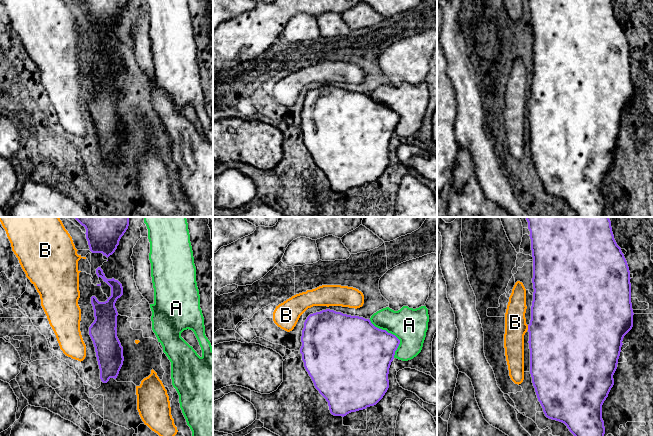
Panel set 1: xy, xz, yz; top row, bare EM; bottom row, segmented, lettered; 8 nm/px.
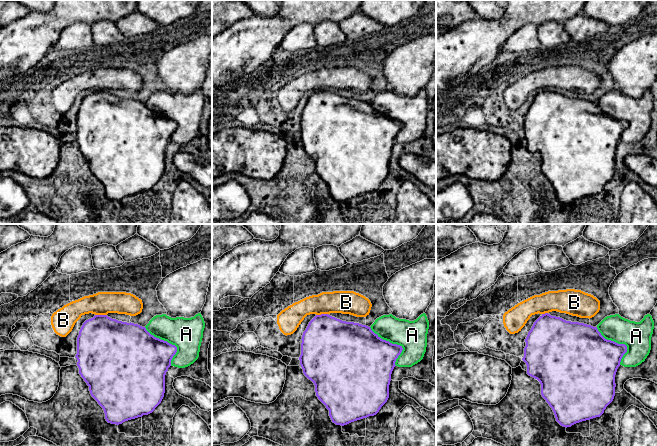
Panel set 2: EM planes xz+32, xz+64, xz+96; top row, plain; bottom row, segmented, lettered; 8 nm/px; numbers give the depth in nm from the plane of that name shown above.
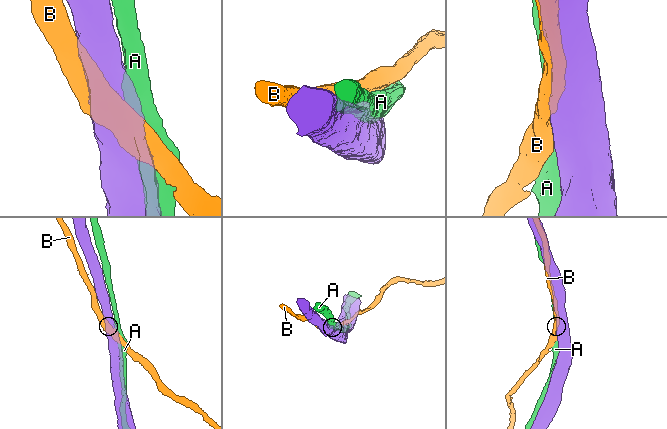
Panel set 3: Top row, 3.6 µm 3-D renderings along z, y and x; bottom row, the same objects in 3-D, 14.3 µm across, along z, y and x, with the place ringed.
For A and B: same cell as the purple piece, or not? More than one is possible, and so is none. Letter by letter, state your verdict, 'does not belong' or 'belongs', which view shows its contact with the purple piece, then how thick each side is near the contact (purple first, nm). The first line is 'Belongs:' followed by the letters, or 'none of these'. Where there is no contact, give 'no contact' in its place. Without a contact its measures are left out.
Belongs: none of these
A: does not belong; contact in xz; calibres 420 and 280 nm
B: does not belong; contact in yz; calibres 500 and 180 nm

